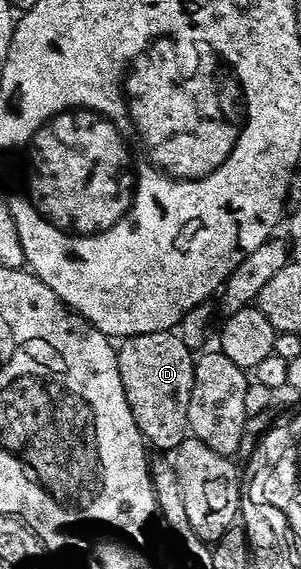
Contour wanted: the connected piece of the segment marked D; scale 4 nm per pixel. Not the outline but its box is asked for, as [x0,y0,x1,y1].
[116,330,195,452]

